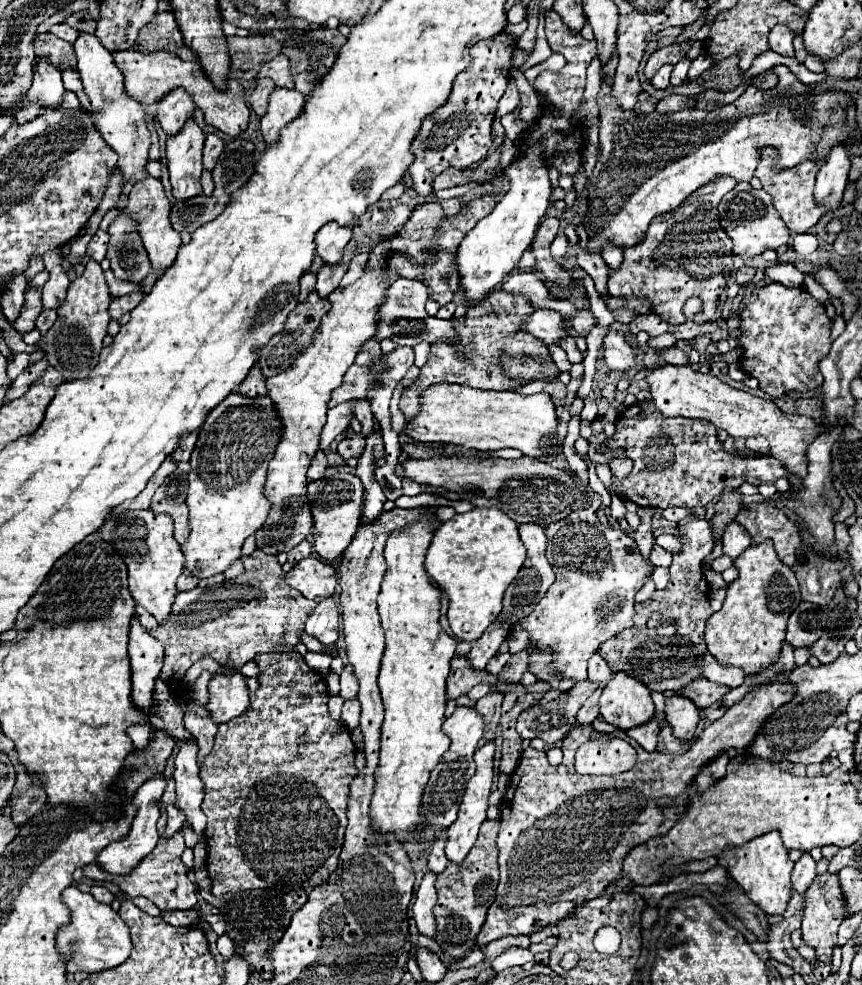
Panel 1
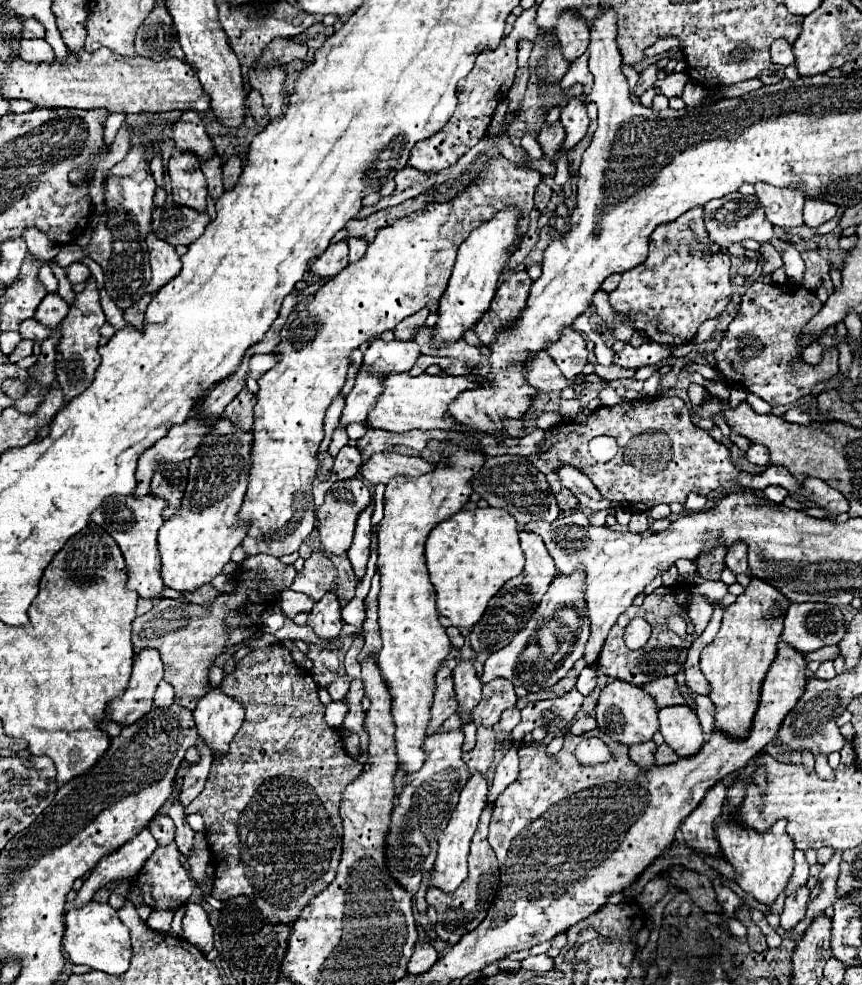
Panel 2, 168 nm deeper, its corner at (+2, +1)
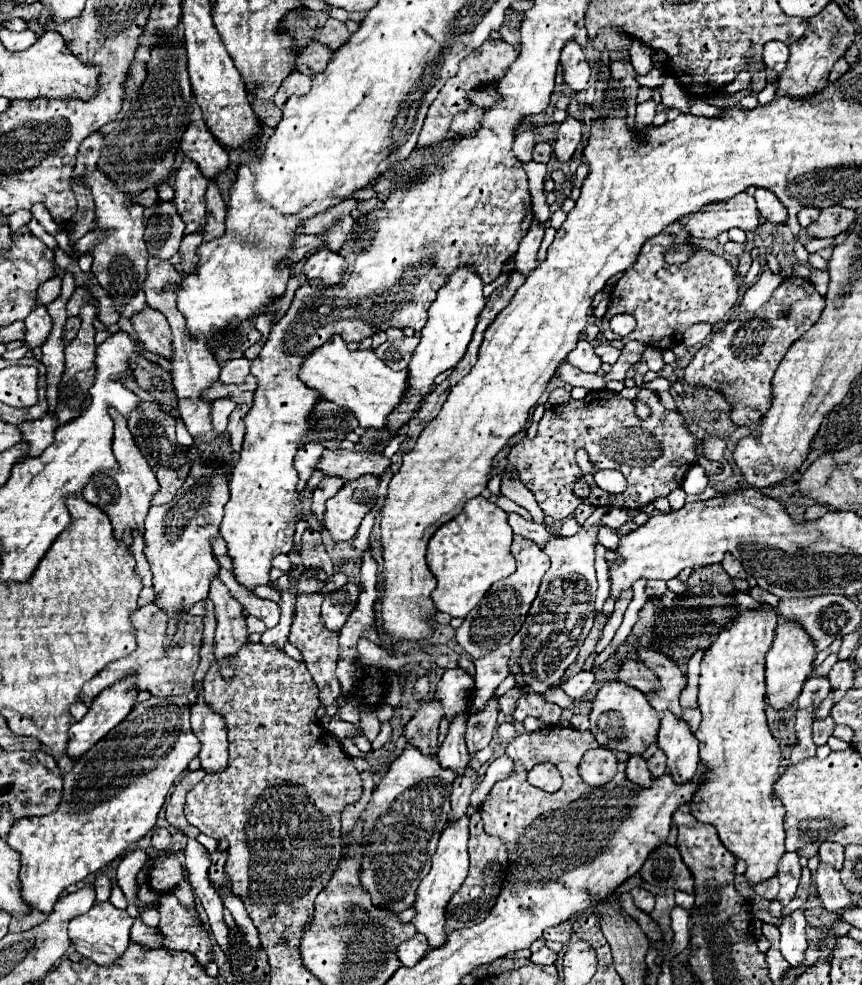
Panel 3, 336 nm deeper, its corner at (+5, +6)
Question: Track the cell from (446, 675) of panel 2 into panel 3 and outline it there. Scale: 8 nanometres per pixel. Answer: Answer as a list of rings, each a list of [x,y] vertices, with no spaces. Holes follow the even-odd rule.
[[[435,698],[425,700],[419,704],[415,716],[407,722],[403,734],[407,736],[409,744],[417,744],[425,754],[437,754],[439,740],[437,728],[443,718],[443,704]]]

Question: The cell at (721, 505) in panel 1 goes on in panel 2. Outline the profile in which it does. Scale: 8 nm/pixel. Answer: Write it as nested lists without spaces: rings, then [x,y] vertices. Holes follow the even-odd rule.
[[[716,547],[714,551],[710,551],[706,557],[702,555],[696,561],[698,567],[698,575],[702,579],[710,579],[710,581],[720,581],[720,573],[724,569],[724,557],[726,557],[726,547]]]

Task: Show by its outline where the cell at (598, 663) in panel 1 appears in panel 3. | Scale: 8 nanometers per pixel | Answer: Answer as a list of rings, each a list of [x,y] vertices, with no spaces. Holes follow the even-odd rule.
[[[577,672],[573,678],[569,678],[567,682],[563,682],[563,690],[567,696],[571,698],[581,698],[583,694],[587,694],[587,690],[593,684],[593,672]]]

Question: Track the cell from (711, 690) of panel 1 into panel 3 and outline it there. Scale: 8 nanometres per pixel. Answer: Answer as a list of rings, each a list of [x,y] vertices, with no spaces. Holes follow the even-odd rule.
[[[627,660],[617,670],[617,678],[633,688],[639,688],[643,694],[653,694],[659,690],[659,678],[639,660]]]

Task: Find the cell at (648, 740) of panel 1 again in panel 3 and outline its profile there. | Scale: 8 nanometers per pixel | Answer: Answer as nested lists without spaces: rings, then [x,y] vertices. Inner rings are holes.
[[[633,754],[627,762],[627,776],[629,780],[635,780],[635,784],[639,786],[649,786],[651,784],[651,772],[647,768],[647,760],[641,754]]]

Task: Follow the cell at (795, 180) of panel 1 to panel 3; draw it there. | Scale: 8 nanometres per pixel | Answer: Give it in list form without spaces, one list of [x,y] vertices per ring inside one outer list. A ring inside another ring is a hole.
[[[757,188],[755,200],[757,200],[757,208],[763,218],[767,218],[769,222],[775,222],[775,224],[787,222],[789,214],[787,214],[785,206],[781,204],[781,200],[777,200],[777,196],[773,196],[773,192],[769,192],[765,188]]]

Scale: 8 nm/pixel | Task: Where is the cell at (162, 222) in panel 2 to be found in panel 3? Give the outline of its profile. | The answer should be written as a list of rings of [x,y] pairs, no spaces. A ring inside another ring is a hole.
[[[159,200],[155,204],[153,216],[147,220],[147,230],[145,230],[145,242],[149,254],[169,260],[179,250],[183,236],[185,236],[185,224],[175,204]]]

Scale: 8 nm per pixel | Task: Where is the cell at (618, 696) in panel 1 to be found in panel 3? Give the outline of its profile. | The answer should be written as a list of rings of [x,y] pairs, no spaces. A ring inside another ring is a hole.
[[[613,680],[605,682],[597,692],[589,720],[591,720],[591,732],[599,744],[627,754],[641,754],[655,740],[661,714],[649,704],[647,696],[641,690],[627,686],[621,680]]]

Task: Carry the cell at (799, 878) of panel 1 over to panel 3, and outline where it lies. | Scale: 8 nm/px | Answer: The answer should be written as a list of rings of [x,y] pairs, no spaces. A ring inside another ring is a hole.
[[[797,908],[789,916],[781,920],[781,944],[779,950],[783,958],[791,964],[797,966],[805,958],[805,948],[807,948],[807,938],[805,938],[805,908]]]

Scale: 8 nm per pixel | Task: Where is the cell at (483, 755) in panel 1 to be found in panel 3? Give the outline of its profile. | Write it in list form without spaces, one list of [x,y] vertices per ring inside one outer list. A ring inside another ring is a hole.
[[[465,814],[461,818],[451,820],[445,826],[445,830],[441,832],[437,852],[433,854],[433,866],[431,866],[429,874],[421,880],[421,884],[417,888],[417,900],[415,900],[417,916],[411,922],[415,924],[417,932],[427,936],[427,942],[429,942],[431,948],[439,948],[439,944],[443,944],[447,940],[443,914],[445,914],[447,900],[453,896],[453,892],[463,884],[463,880],[467,876],[467,868],[469,868],[467,840],[469,840],[469,816]]]

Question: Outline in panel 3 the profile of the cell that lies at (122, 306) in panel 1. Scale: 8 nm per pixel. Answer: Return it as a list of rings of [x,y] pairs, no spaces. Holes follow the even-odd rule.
[[[145,306],[141,312],[131,316],[131,324],[137,332],[137,338],[145,344],[145,350],[169,358],[169,324],[161,312]]]

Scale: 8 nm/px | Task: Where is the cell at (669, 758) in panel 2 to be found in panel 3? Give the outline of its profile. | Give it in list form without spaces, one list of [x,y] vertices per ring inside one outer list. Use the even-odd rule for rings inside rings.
[[[657,750],[657,752],[649,758],[647,766],[649,766],[649,770],[651,770],[653,776],[661,776],[661,774],[665,774],[665,772],[667,772],[667,756],[665,756],[665,752]]]

